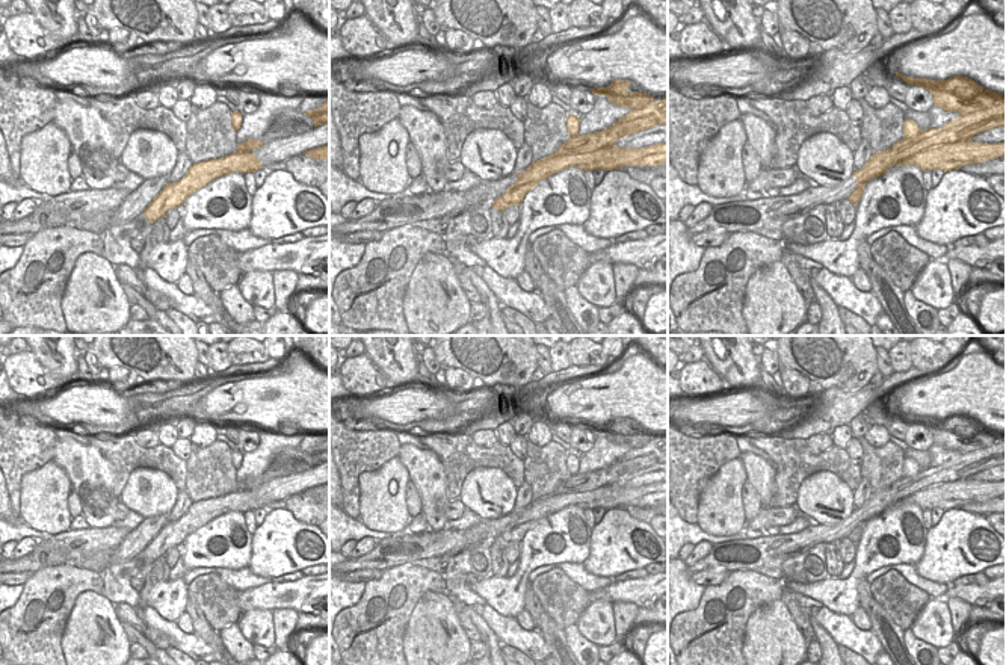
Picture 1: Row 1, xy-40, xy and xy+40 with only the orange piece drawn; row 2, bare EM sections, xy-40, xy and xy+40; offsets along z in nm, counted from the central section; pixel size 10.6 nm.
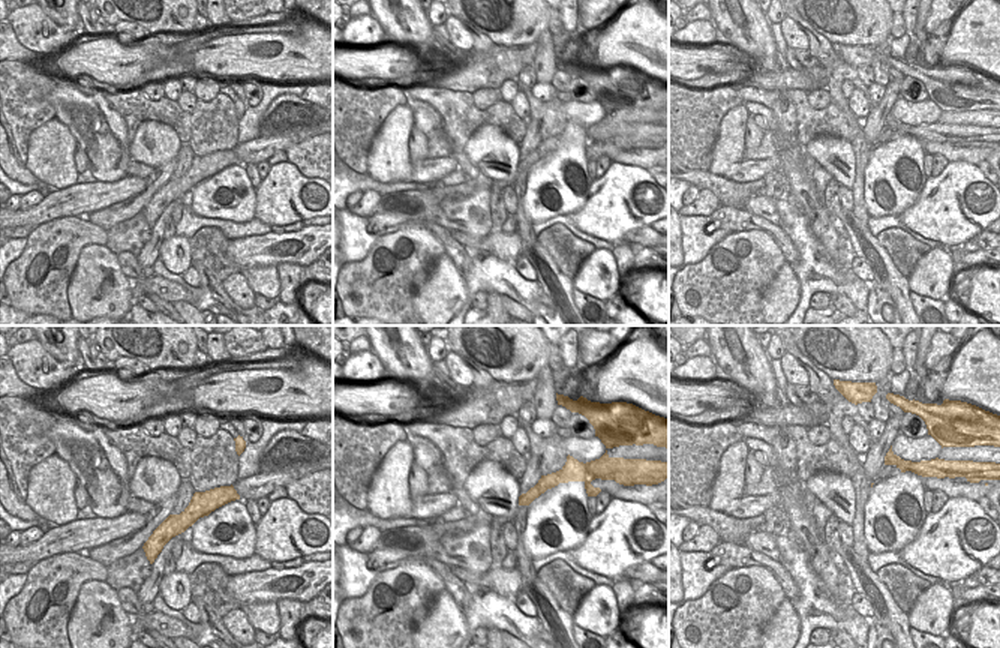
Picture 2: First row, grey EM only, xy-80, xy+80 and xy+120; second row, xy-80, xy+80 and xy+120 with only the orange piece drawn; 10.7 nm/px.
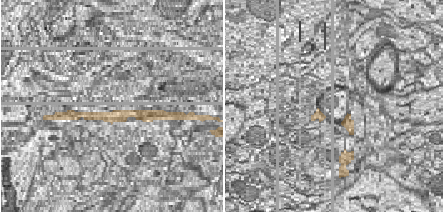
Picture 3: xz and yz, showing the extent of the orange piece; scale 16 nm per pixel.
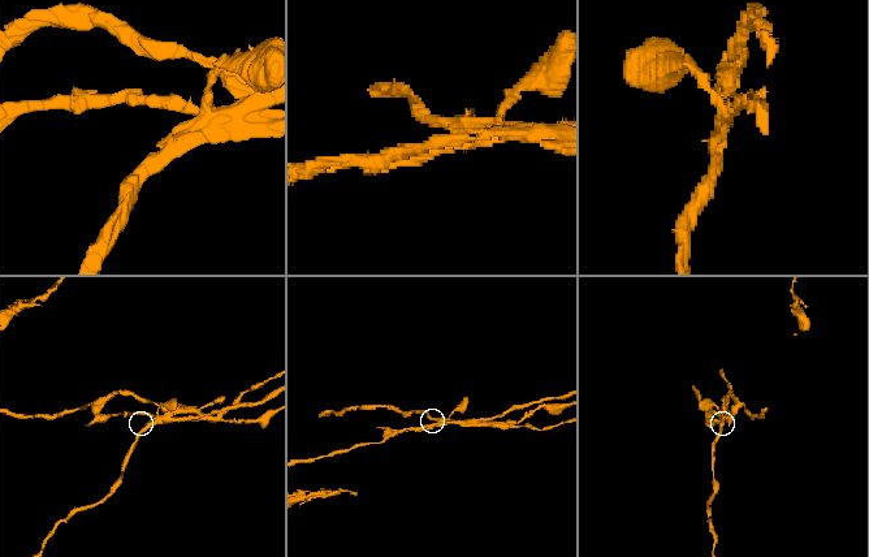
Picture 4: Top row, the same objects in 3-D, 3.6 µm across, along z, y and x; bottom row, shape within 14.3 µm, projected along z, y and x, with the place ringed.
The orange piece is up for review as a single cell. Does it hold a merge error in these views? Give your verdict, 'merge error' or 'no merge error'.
merge error

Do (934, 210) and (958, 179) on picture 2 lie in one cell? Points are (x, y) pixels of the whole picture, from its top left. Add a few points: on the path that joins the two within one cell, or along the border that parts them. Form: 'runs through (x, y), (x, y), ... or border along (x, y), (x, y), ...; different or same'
runs through (942, 203), (958, 186); same

